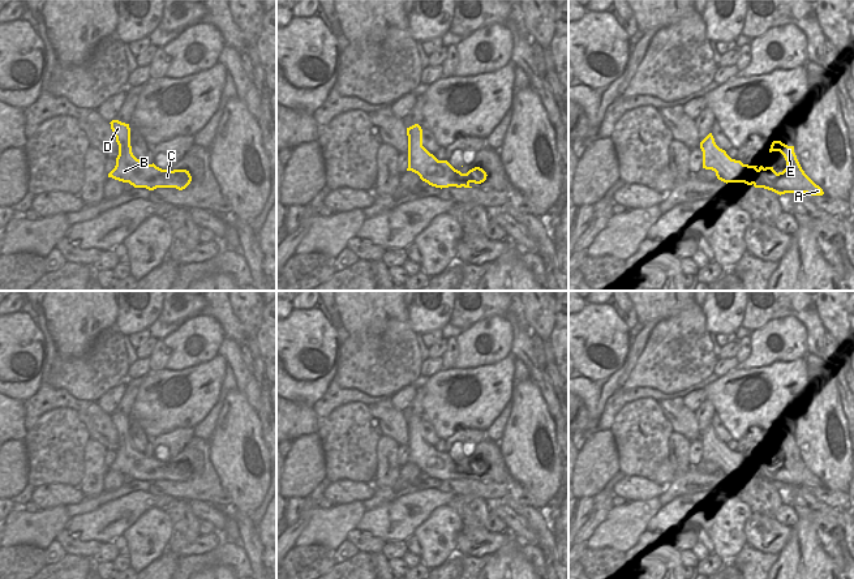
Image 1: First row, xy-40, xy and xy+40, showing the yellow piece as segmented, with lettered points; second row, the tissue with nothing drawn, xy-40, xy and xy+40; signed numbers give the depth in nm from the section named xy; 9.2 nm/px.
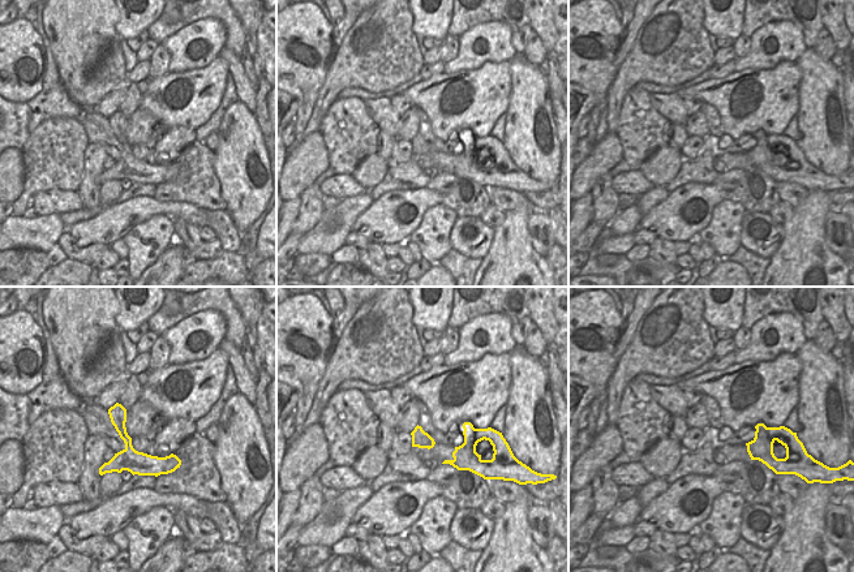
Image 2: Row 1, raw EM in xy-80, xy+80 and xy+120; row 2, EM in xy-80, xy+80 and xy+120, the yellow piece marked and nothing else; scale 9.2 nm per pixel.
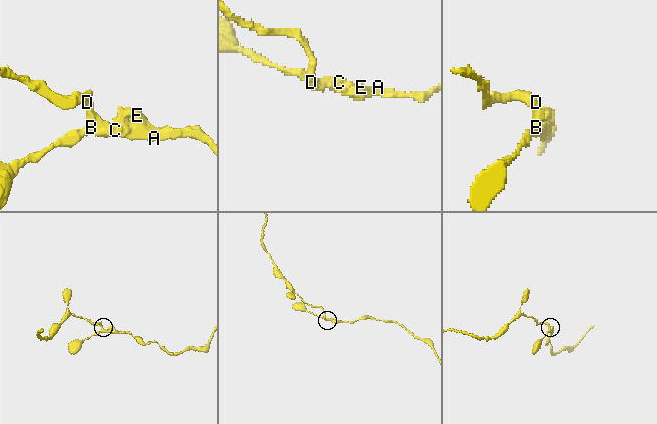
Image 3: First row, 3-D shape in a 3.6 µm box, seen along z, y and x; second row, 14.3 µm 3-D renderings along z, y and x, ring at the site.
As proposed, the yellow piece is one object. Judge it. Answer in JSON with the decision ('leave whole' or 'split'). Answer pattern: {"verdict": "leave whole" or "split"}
{"verdict": "leave whole"}

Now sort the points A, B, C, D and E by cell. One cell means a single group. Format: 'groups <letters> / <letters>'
groups A B C D E

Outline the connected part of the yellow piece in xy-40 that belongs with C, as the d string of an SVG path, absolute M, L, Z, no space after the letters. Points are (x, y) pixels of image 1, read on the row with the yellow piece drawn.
M112 120L110 124L119 145L119 155L108 177L149 190L156 188L183 190L190 184L192 176L186 170L162 170L154 163L147 164L145 160L137 159L132 153L129 124L119 120Z

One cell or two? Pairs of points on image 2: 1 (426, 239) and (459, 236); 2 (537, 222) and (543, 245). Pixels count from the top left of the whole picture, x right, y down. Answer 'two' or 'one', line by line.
1: two
2: one

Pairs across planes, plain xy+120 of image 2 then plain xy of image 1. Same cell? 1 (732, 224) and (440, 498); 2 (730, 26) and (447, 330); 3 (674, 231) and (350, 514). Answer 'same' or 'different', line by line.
1: different
2: different
3: different

